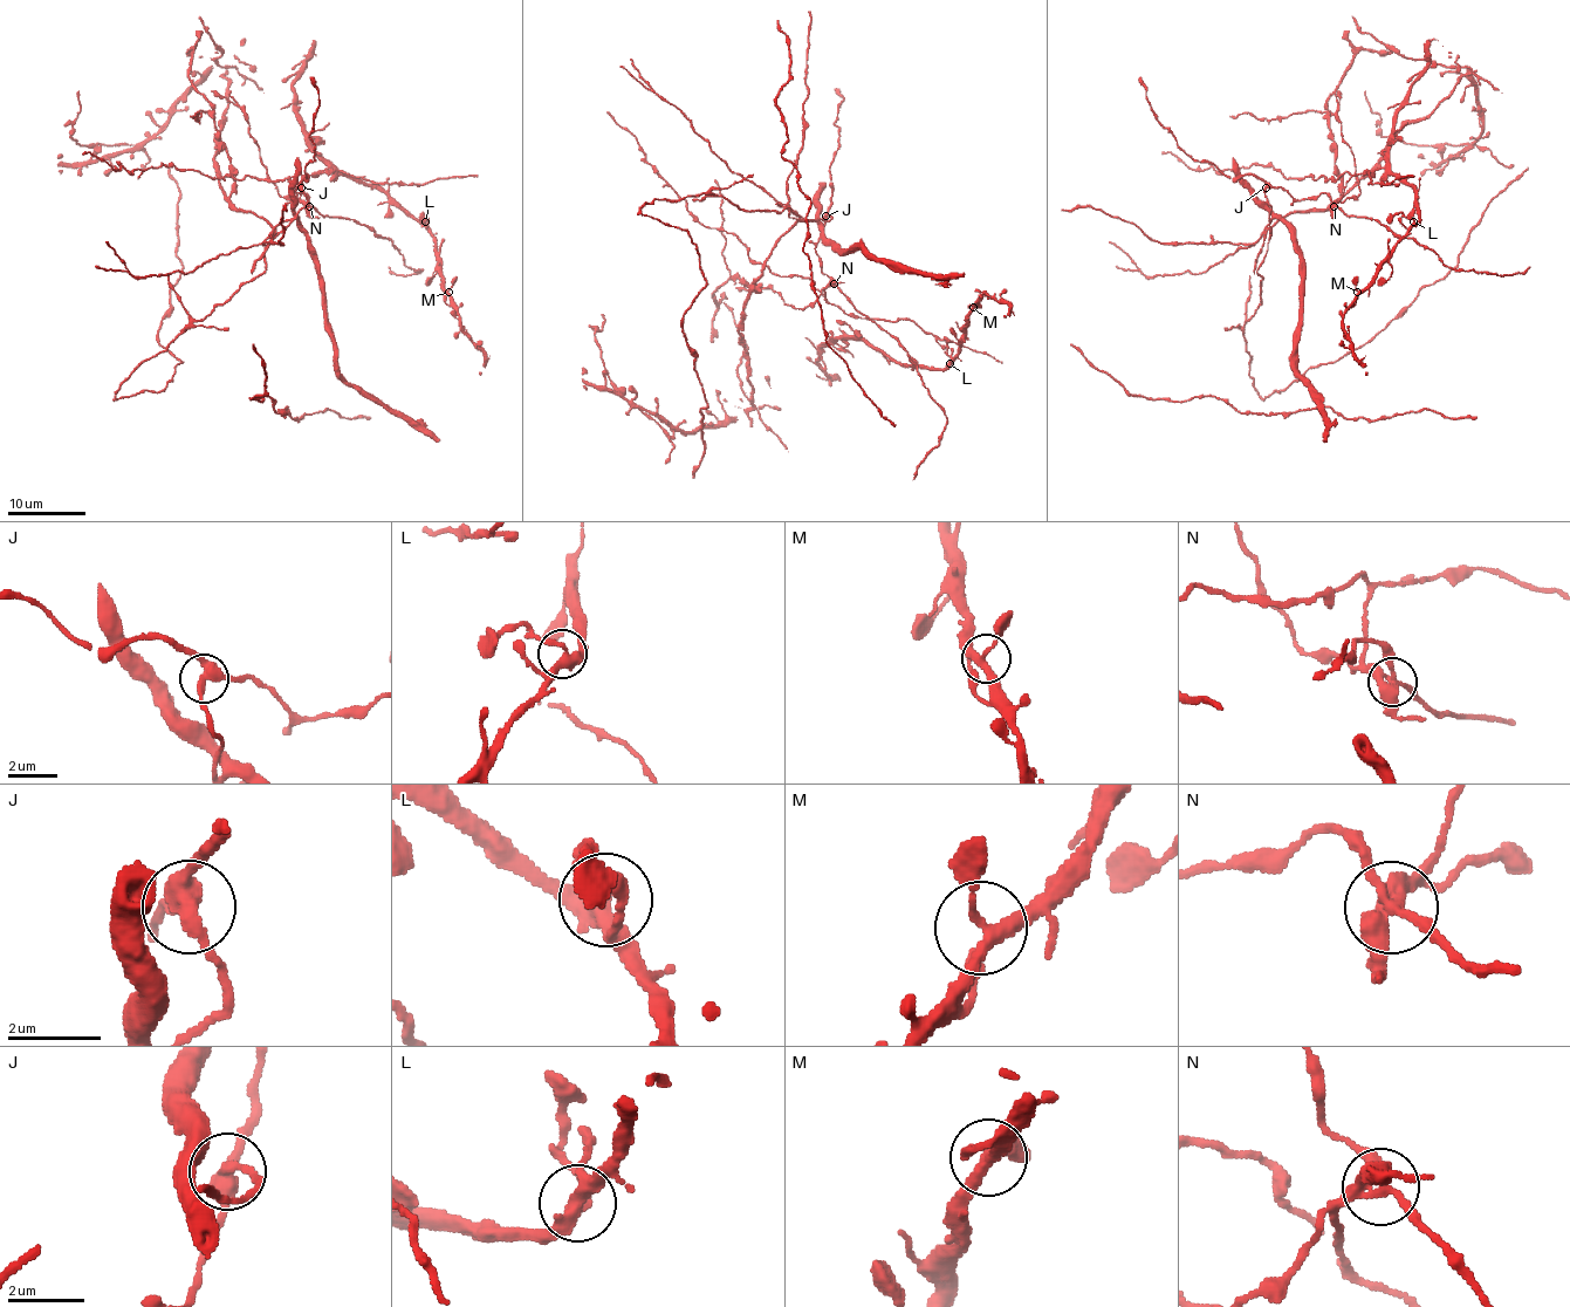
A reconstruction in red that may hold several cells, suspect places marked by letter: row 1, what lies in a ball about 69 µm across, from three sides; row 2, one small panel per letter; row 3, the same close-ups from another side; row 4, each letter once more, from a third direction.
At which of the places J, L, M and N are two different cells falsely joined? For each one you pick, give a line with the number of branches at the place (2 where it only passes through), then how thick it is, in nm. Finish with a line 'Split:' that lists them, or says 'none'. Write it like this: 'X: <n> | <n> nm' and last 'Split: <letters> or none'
J: 3 | 360 nm
N: 4 | 380 nm
Split: J, N

